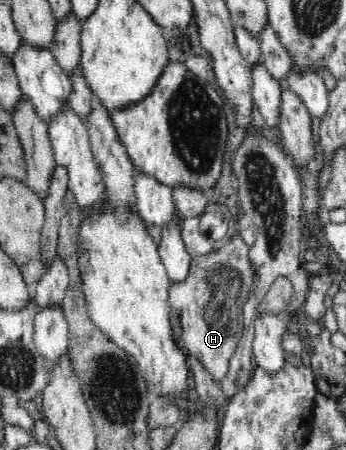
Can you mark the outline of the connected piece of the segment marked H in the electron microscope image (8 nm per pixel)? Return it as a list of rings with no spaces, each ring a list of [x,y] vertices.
[[[236,231],[232,237],[219,251],[213,251],[206,255],[192,258],[188,277],[183,282],[173,282],[169,279],[168,304],[171,315],[177,316],[182,329],[183,347],[188,354],[192,354],[198,362],[206,368],[216,382],[221,383],[229,369],[231,359],[237,343],[243,337],[243,306],[247,303],[252,293],[253,284],[257,281],[257,273],[249,257],[249,247],[241,240],[239,232]]]

